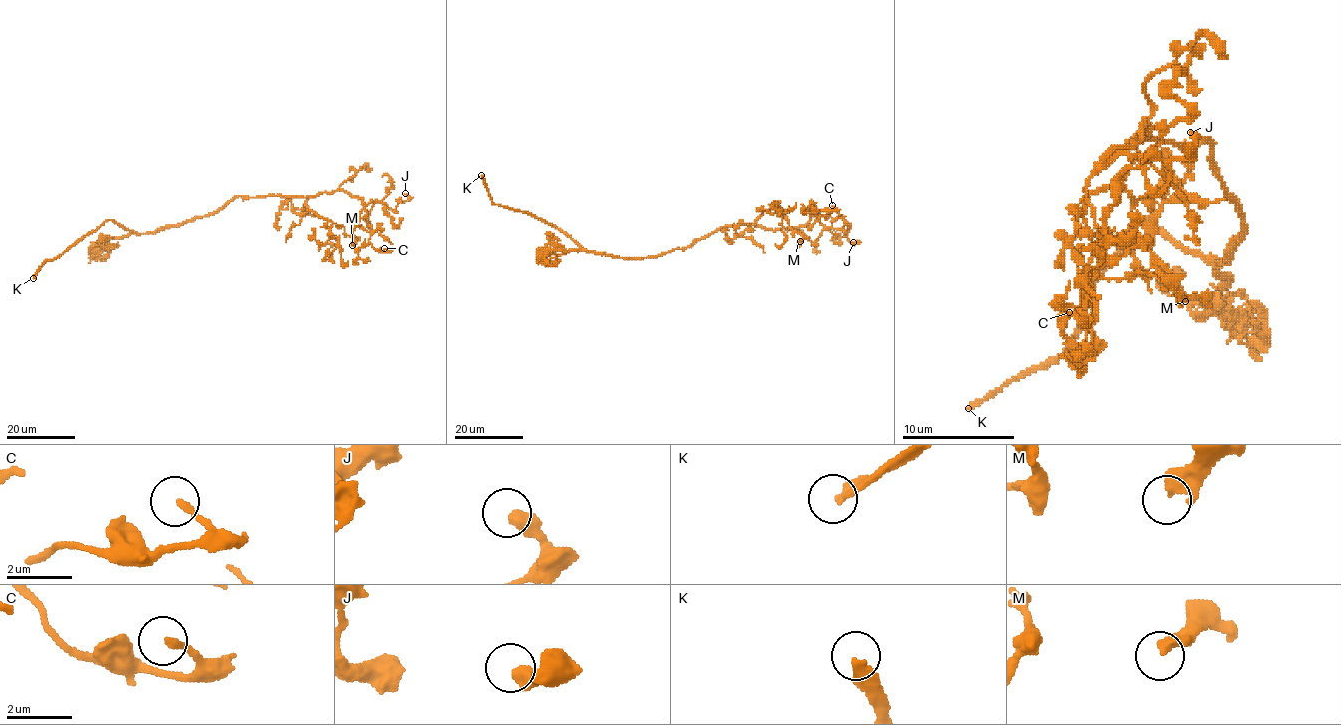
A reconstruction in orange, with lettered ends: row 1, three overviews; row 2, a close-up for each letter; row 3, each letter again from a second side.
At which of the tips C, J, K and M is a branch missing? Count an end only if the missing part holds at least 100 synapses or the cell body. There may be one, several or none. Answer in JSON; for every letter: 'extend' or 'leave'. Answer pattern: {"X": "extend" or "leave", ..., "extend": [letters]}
{"C": "leave", "J": "leave", "K": "extend", "M": "leave", "extend": ["K"]}

